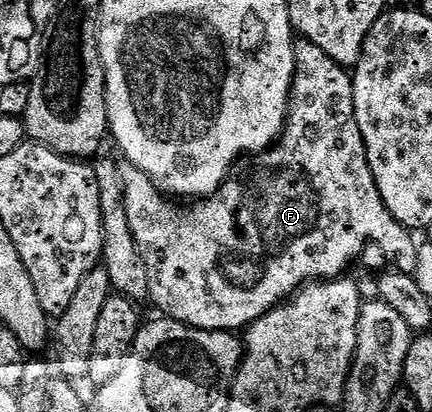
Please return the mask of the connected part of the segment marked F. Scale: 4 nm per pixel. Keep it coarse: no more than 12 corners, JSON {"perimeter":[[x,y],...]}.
{"perimeter":[[294,46],[286,127],[209,199],[125,178],[152,297],[245,330],[392,225],[354,78]]}

